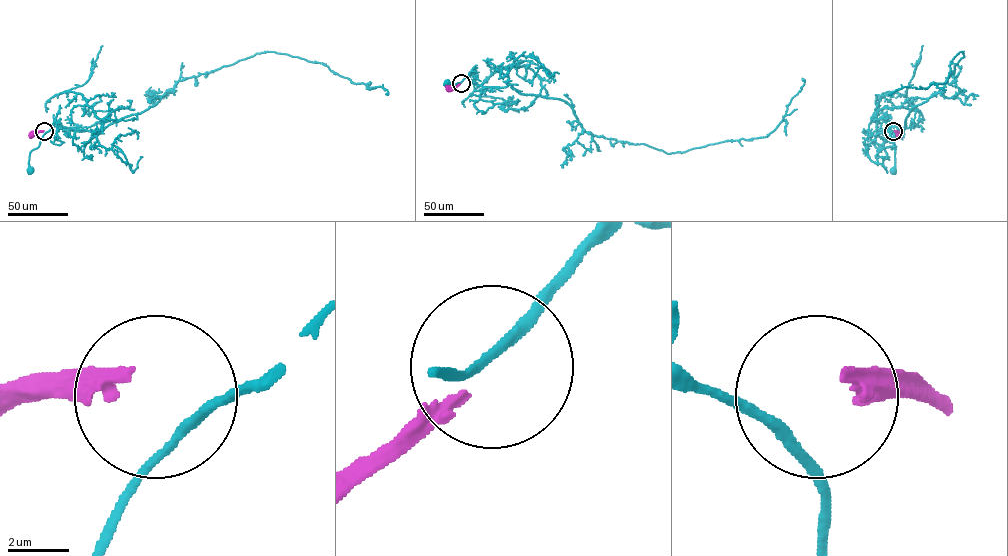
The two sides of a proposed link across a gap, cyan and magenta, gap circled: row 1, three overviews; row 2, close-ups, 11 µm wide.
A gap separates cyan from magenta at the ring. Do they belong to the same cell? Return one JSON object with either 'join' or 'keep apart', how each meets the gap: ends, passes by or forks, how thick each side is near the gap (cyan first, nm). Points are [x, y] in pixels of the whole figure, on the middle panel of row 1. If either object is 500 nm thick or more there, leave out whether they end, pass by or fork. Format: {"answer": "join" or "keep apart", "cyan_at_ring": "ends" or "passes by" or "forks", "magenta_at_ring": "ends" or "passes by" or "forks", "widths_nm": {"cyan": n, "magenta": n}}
{"answer": "keep apart", "cyan_at_ring": "passes by", "magenta_at_ring": "ends", "widths_nm": {"cyan": 360, "magenta": 320}}

